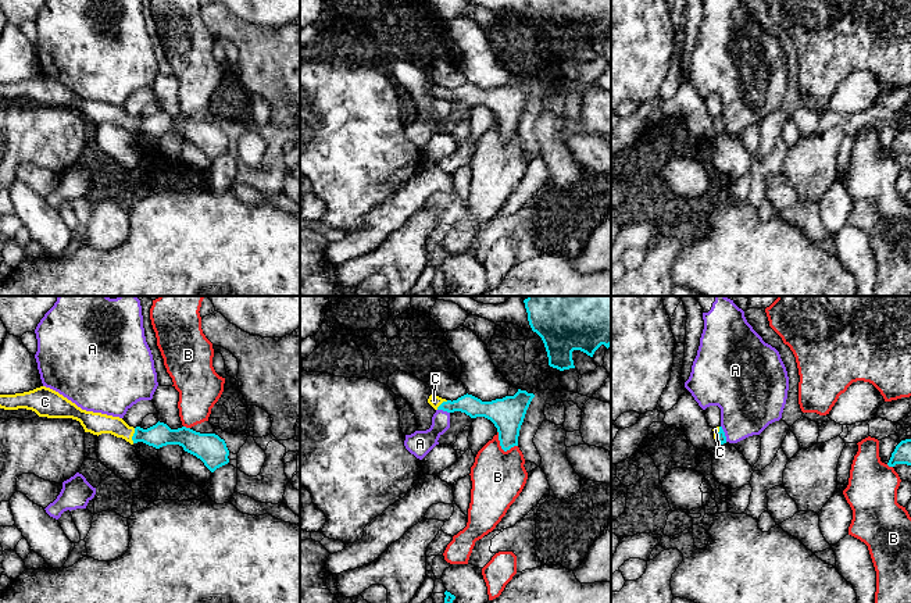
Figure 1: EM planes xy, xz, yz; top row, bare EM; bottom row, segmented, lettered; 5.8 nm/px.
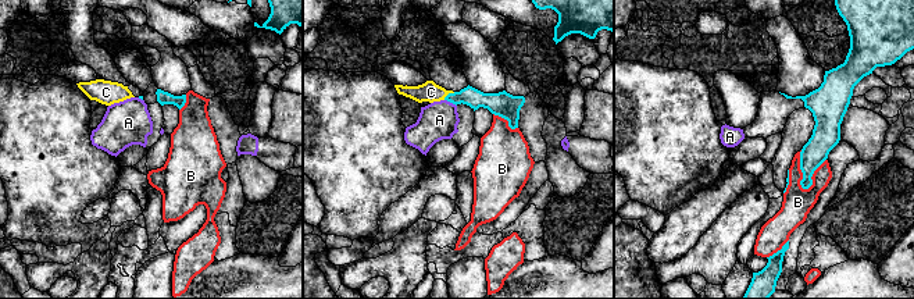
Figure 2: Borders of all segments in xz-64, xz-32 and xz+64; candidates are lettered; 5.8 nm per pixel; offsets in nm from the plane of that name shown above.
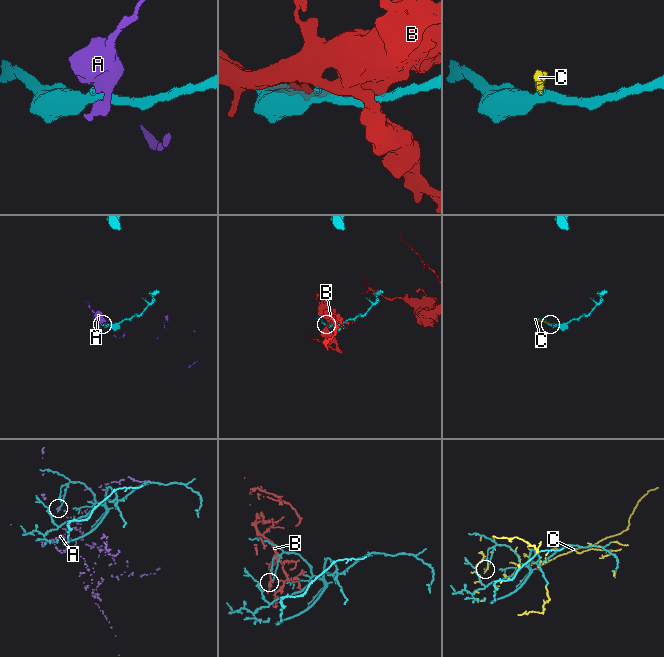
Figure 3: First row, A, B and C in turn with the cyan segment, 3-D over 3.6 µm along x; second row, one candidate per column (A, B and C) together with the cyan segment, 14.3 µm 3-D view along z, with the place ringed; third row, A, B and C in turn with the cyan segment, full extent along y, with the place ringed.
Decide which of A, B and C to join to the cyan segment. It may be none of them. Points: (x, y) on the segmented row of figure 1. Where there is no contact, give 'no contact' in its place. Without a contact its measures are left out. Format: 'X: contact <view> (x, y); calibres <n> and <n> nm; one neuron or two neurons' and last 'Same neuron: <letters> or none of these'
A: contact yz (724, 434); calibres 60 and 360 nm; two neurons
B: contact xz (502, 448); calibres 200 and 300 nm; two neurons
C: contact xy (134, 435); calibres 140 and 130 nm; one neuron
Same neuron: C

